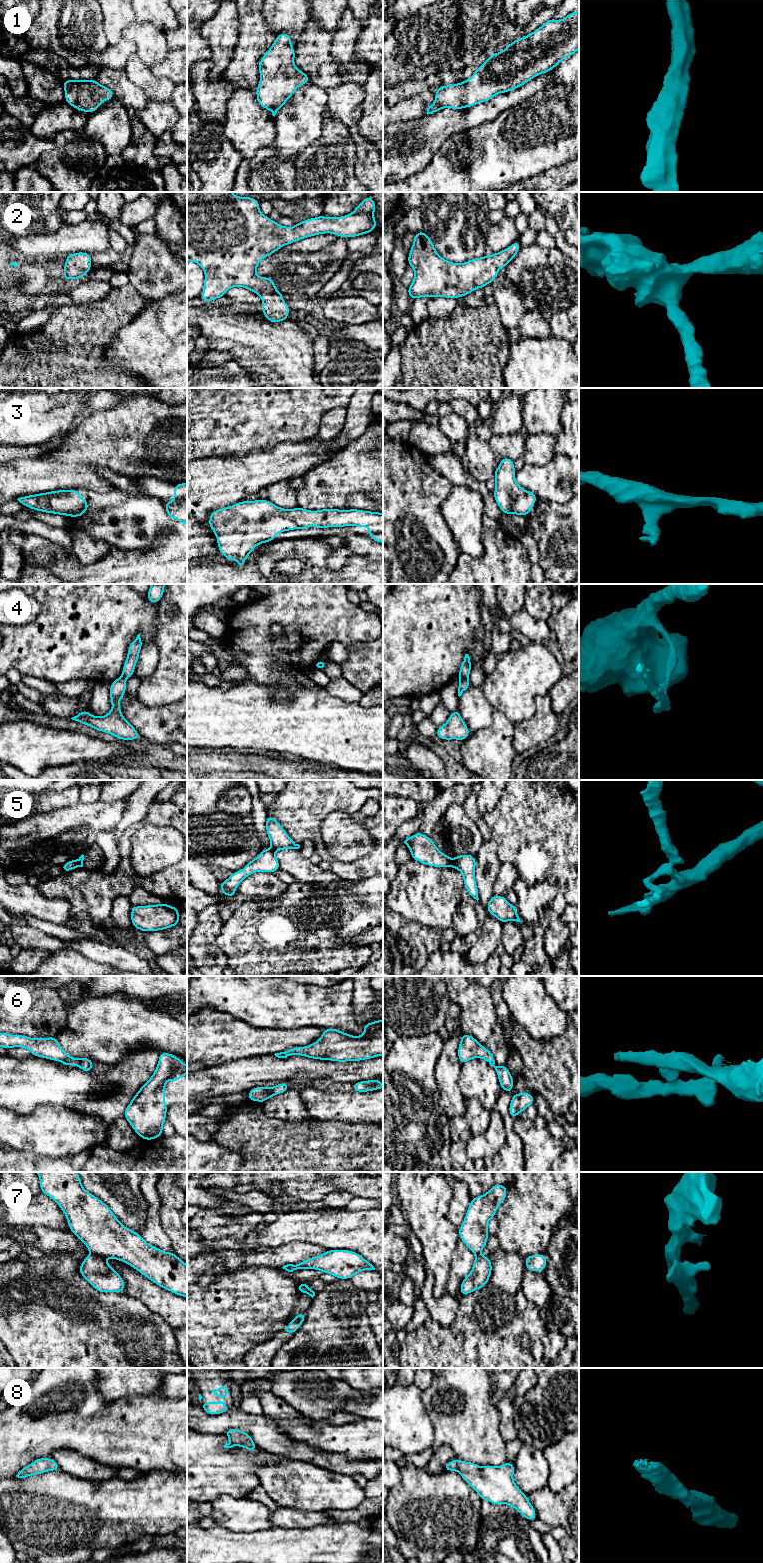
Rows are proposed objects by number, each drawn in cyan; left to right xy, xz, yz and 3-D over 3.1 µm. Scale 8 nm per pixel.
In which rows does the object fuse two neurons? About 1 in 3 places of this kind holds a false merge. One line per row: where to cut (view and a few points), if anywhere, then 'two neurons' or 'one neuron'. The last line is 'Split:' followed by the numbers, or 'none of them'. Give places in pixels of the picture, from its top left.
1: no cut | one neuron
2: no cut | one neuron
3: no cut | one neuron
4: yz (467, 677), (459, 678) | two neurons
5: yz (454, 859), (451, 866) | two neurons
6: xy (80, 1059), (77, 1065) | two neurons
7: xy (91, 1252), (103, 1258) | two neurons
8: no cut | one neuron
Split: 4, 5, 6, 7

